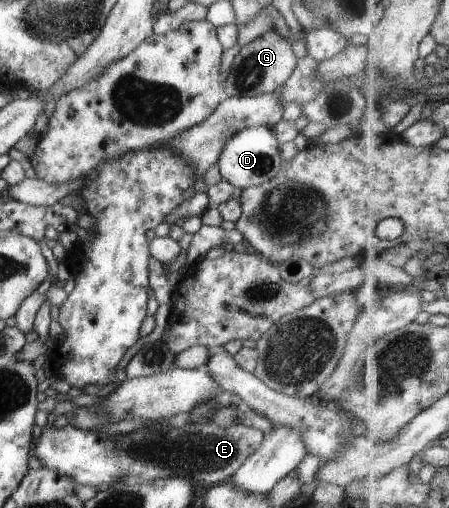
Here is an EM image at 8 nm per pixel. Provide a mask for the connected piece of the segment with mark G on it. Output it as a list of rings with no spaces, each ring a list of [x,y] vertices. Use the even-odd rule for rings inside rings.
[[[268,30],[240,47],[222,82],[224,90],[228,97],[253,97],[272,92],[284,84],[294,70],[296,61],[290,45],[276,33]]]

